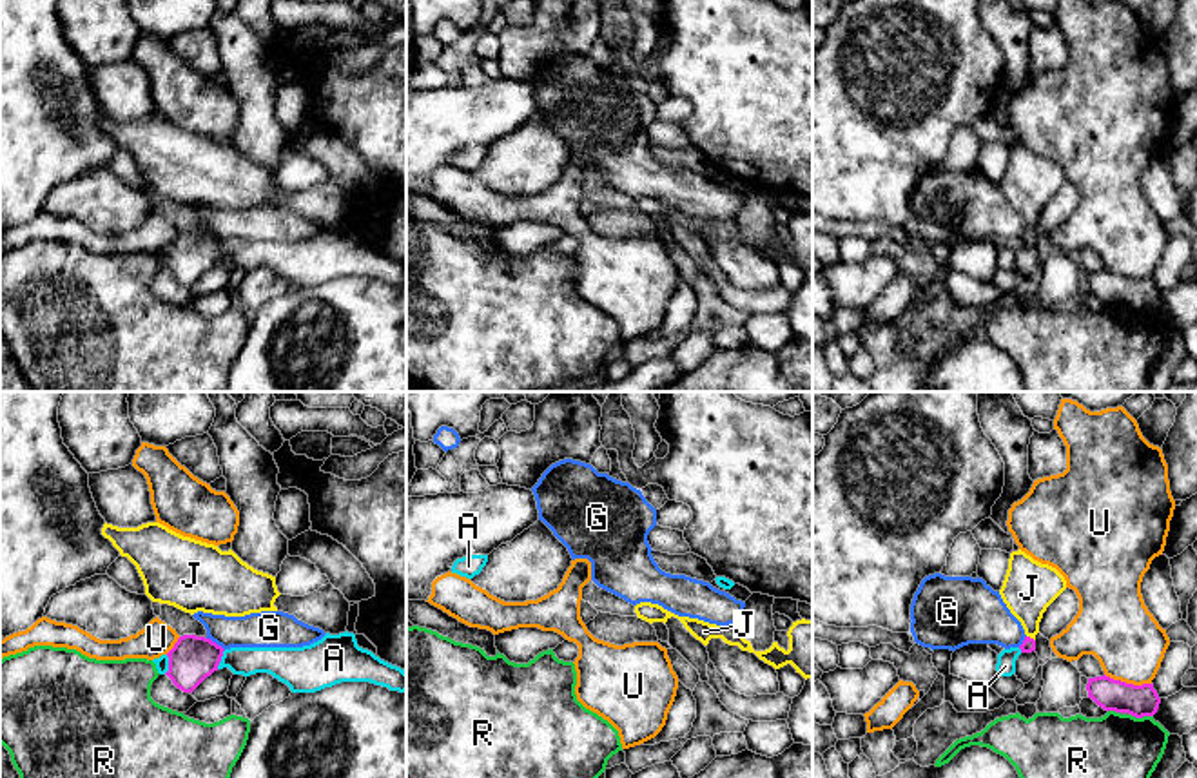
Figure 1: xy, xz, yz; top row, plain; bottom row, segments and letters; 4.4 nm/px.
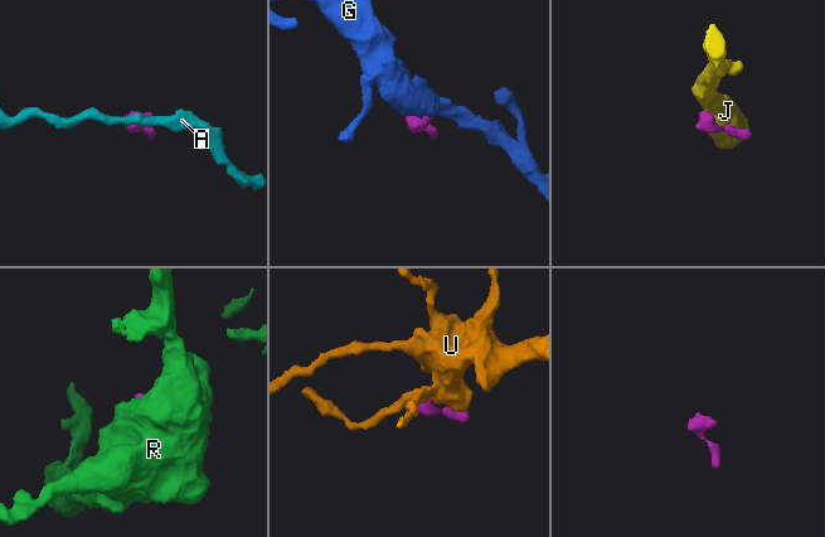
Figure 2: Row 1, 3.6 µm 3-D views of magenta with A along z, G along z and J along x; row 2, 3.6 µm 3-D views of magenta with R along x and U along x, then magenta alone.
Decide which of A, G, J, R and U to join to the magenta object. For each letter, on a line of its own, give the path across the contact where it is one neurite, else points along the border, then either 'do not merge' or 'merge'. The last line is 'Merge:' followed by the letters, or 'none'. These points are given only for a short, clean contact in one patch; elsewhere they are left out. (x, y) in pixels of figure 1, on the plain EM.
A: border xy (225, 243), (216, 262); do not merge
G: border xy (207, 231), (223, 243); do not merge
J: way yz (1029, 238), (1029, 231), (1029, 182); merge
R: do not merge
U: do not merge
Merge: J

